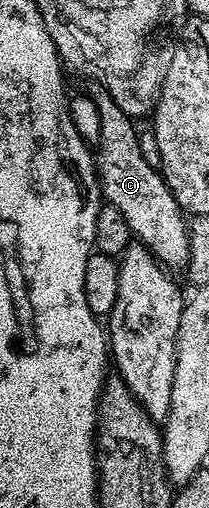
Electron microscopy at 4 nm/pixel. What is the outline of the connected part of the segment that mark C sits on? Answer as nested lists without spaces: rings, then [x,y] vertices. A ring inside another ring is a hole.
[[[108,94],[97,100],[97,112],[101,115],[101,132],[105,135],[105,152],[97,152],[95,163],[97,178],[101,181],[104,203],[115,206],[127,218],[134,237],[166,269],[184,269],[189,263],[189,225],[186,213],[181,211],[175,194],[167,186],[165,177],[154,162],[143,159],[143,137],[137,133],[134,117],[123,114]]]

